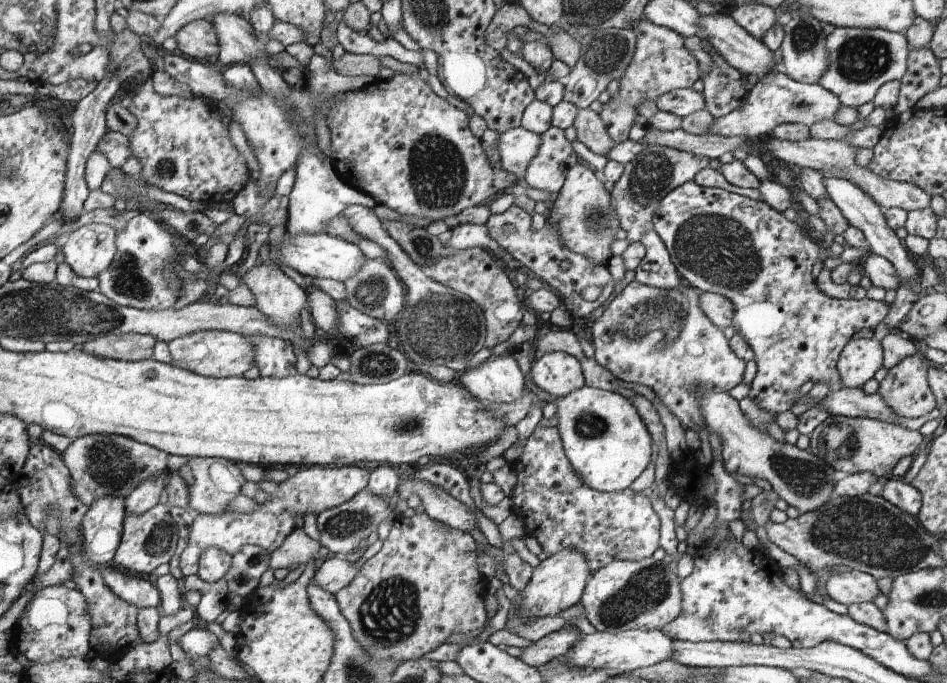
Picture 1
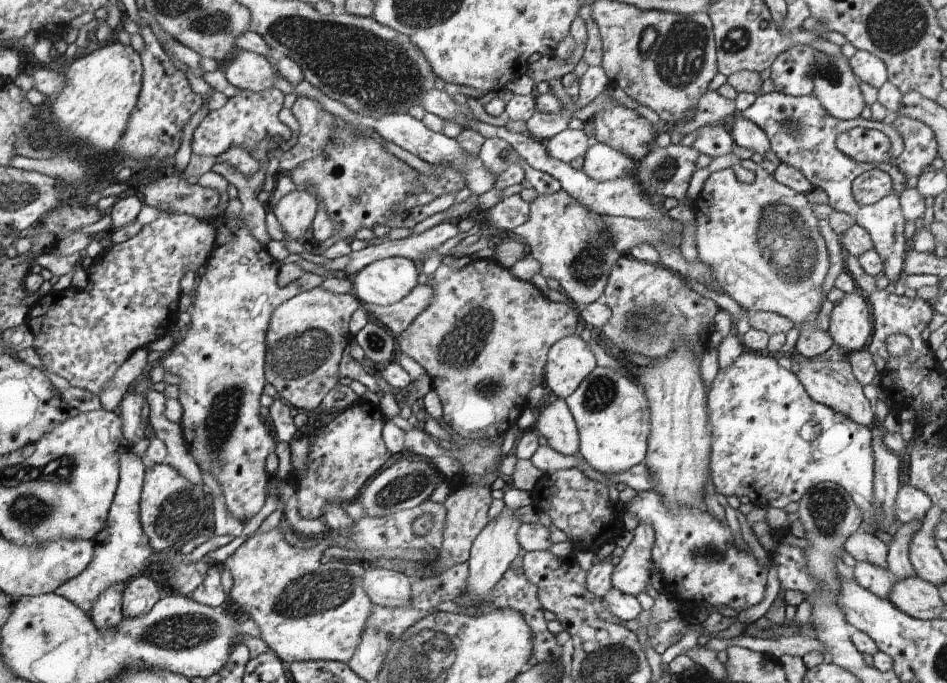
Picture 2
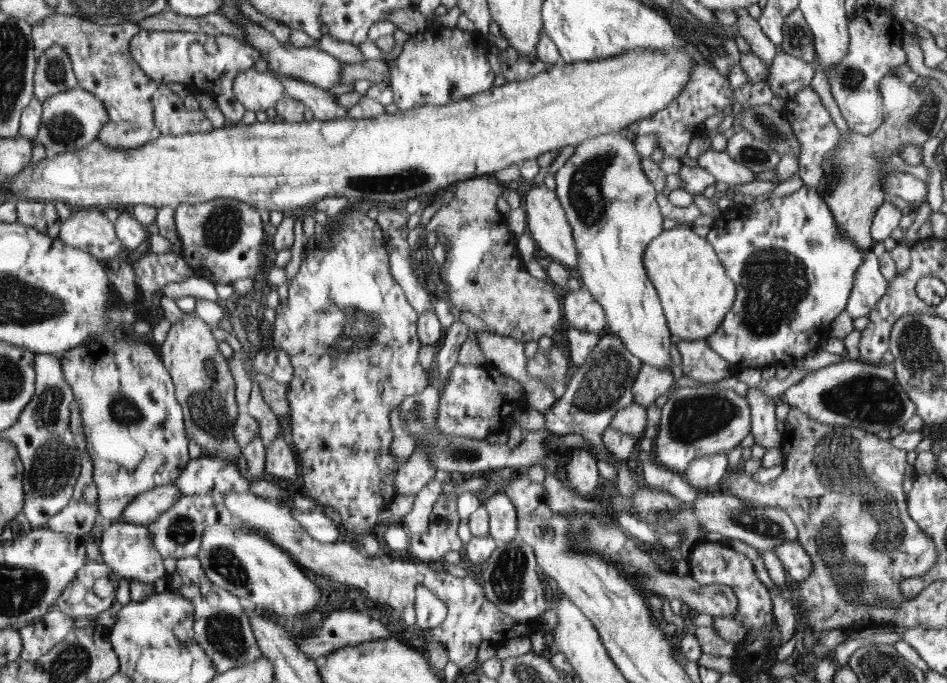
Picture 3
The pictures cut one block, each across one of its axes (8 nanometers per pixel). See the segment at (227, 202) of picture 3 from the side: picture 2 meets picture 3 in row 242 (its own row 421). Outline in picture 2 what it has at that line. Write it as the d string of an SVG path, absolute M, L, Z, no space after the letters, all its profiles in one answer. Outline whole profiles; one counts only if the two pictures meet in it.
M166 174L150 182L145 189L145 205L157 208L162 212L192 214L195 218L206 218L218 228L219 246L210 254L206 274L198 277L193 292L193 304L190 307L190 328L184 339L164 354L159 362L164 371L180 378L177 399L182 406L180 426L185 446L191 452L194 462L202 473L210 473L220 484L228 512L239 518L242 524L250 521L266 500L268 474L264 470L266 456L276 448L274 438L260 418L260 394L266 384L265 357L268 353L268 331L273 319L274 310L282 302L290 301L301 293L296 281L288 286L278 286L280 264L270 256L265 243L260 242L248 232L243 220L226 218L226 214L216 214L218 210L218 190L210 182L204 186L190 184L184 175Z

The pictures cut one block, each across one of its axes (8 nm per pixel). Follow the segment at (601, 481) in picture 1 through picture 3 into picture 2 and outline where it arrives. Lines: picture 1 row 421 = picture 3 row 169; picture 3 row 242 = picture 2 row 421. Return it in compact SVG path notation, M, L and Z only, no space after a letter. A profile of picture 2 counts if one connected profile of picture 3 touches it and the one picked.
M598 366L565 402L577 426L578 452L594 470L604 475L620 474L646 460L653 414L648 396L631 379Z

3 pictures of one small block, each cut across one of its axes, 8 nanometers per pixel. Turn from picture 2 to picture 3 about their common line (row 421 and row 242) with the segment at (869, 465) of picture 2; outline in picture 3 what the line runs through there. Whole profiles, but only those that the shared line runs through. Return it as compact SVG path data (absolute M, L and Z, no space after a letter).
M802 186L798 191L782 196L765 200L762 203L754 203L749 205L734 204L726 212L715 219L714 224L710 229L707 240L717 251L717 255L721 259L726 274L733 280L736 285L736 300L730 307L730 316L725 316L720 328L710 335L706 341L708 346L719 354L726 362L729 362L731 369L734 371L744 370L744 368L758 368L758 370L775 370L778 366L796 367L801 364L803 357L816 350L823 348L824 343L831 337L832 321L847 307L847 300L853 288L855 271L862 266L864 261L865 251L860 250L853 244L853 241L846 239L838 230L834 214L822 197L818 194L817 188Z

